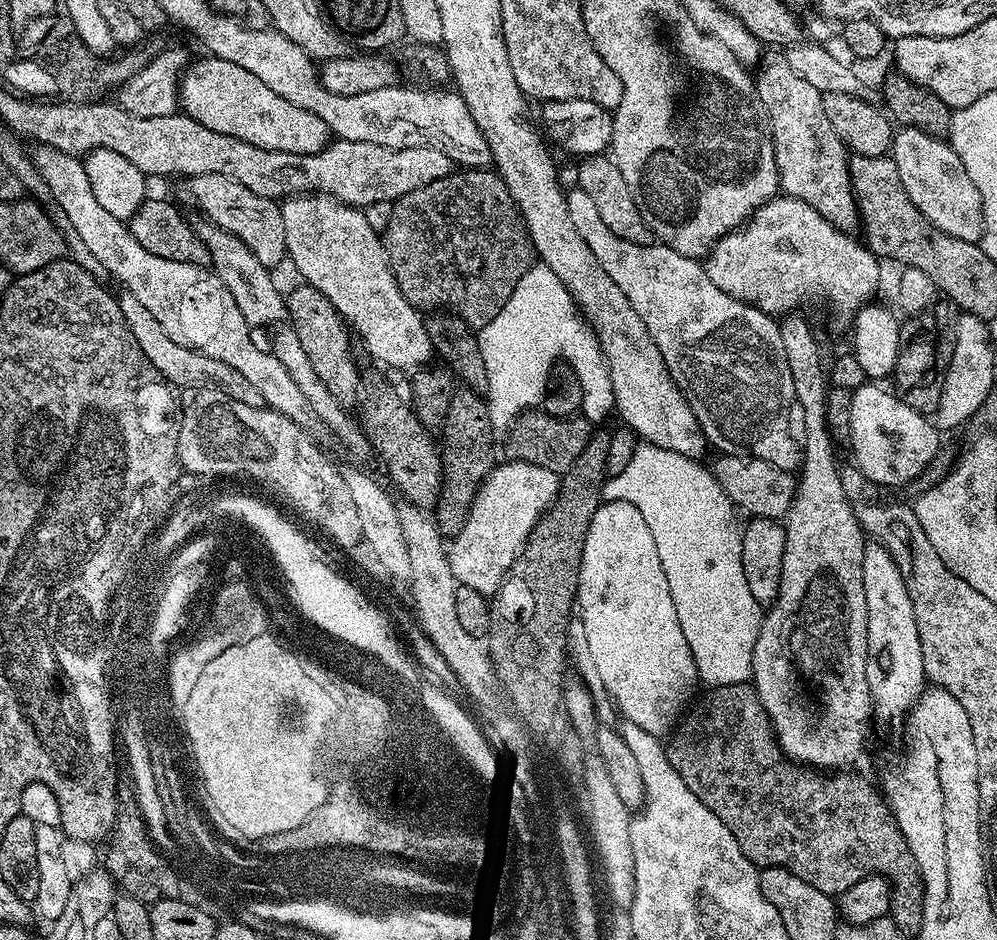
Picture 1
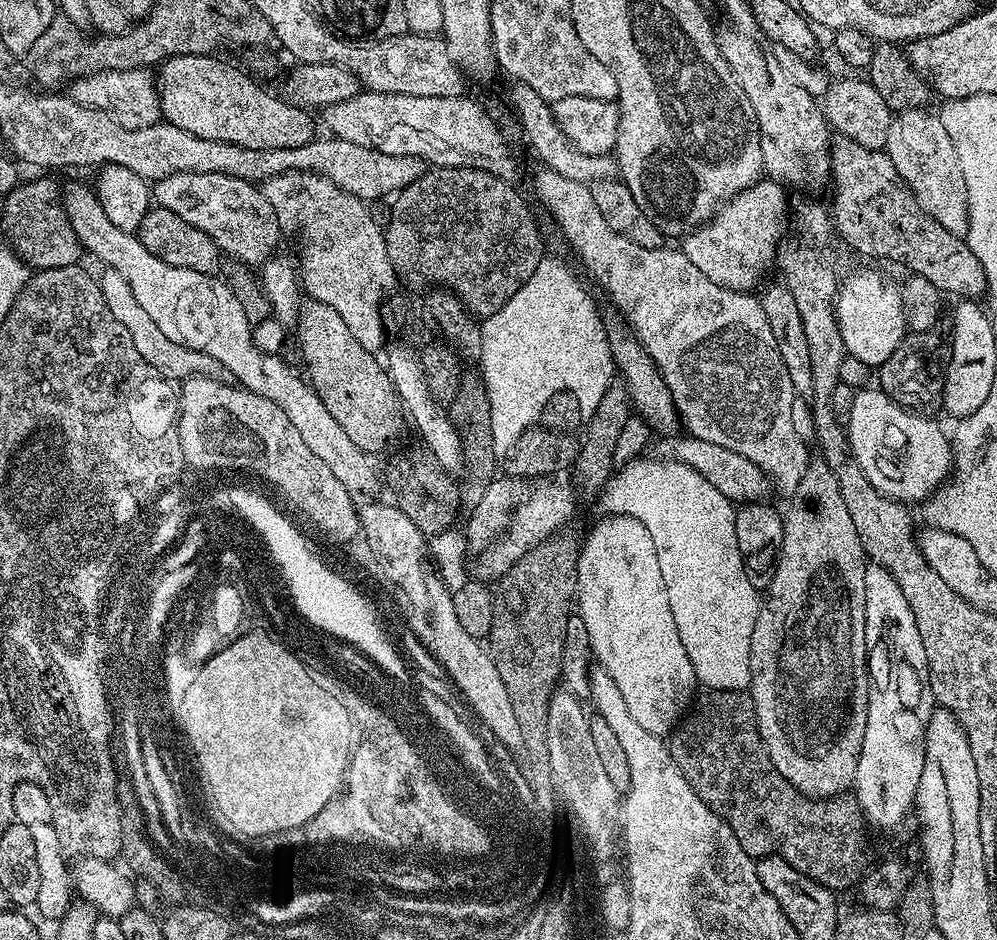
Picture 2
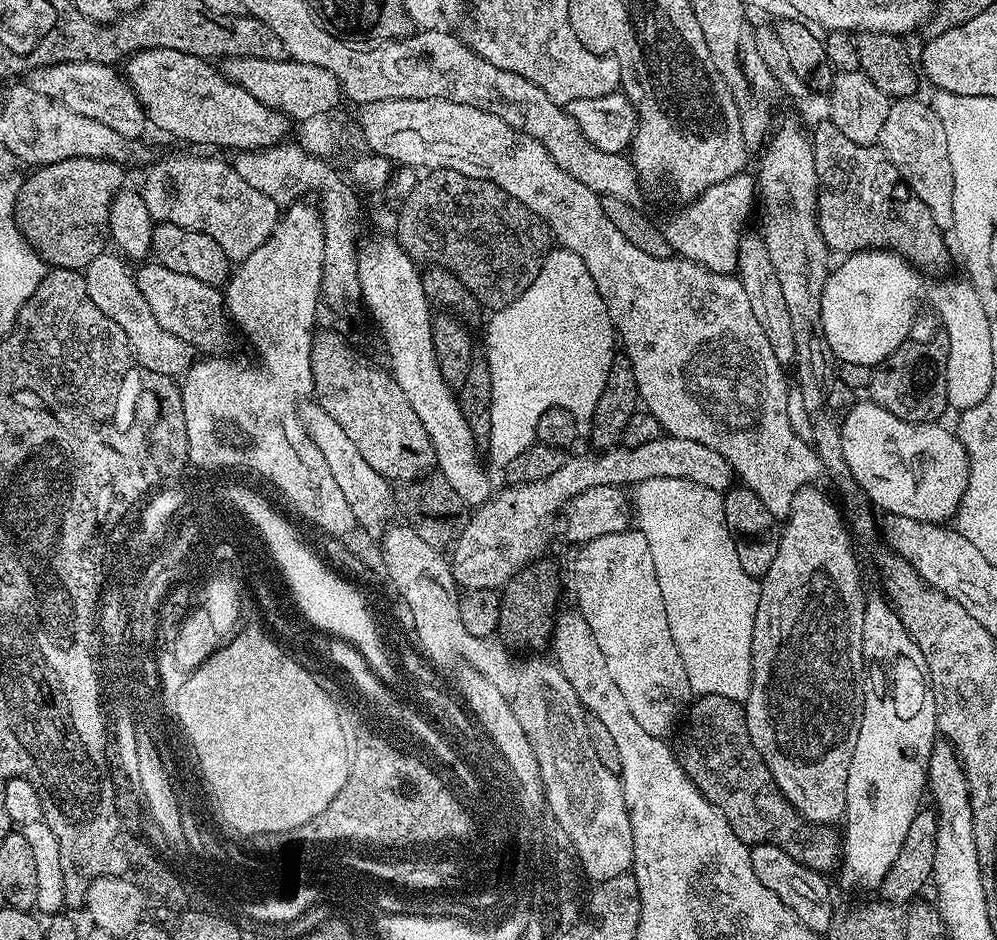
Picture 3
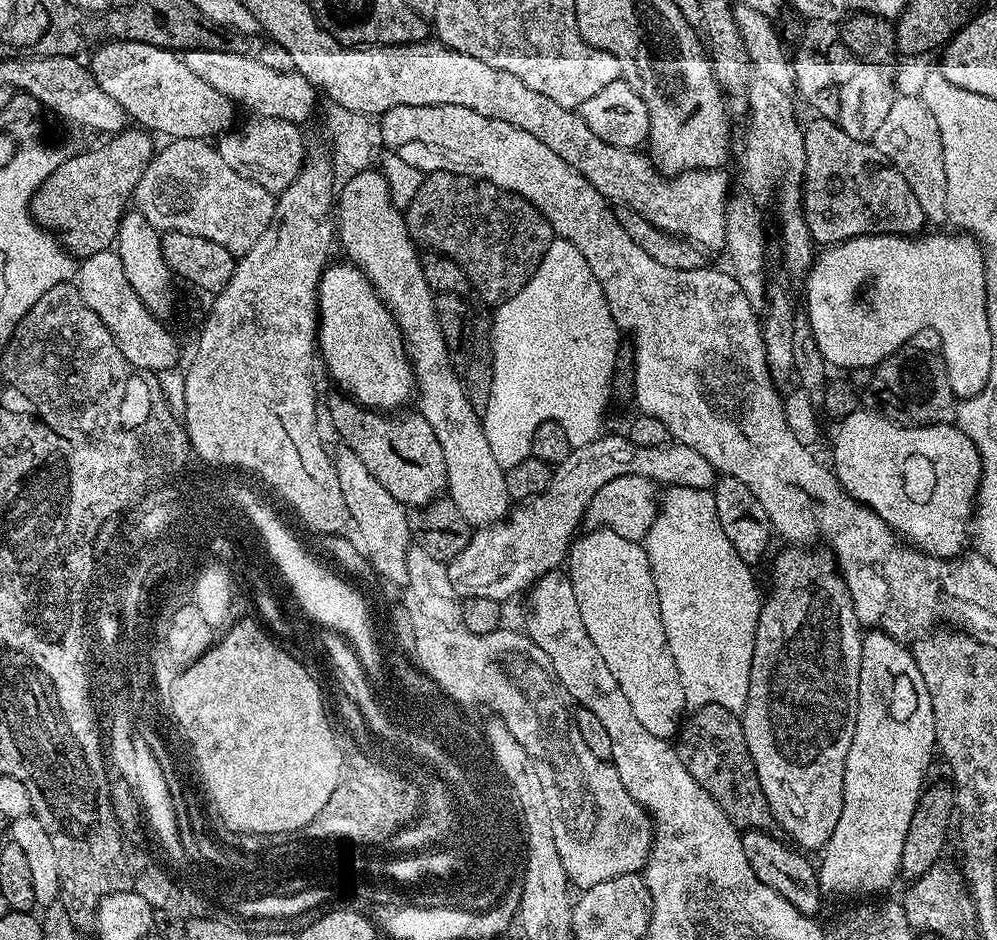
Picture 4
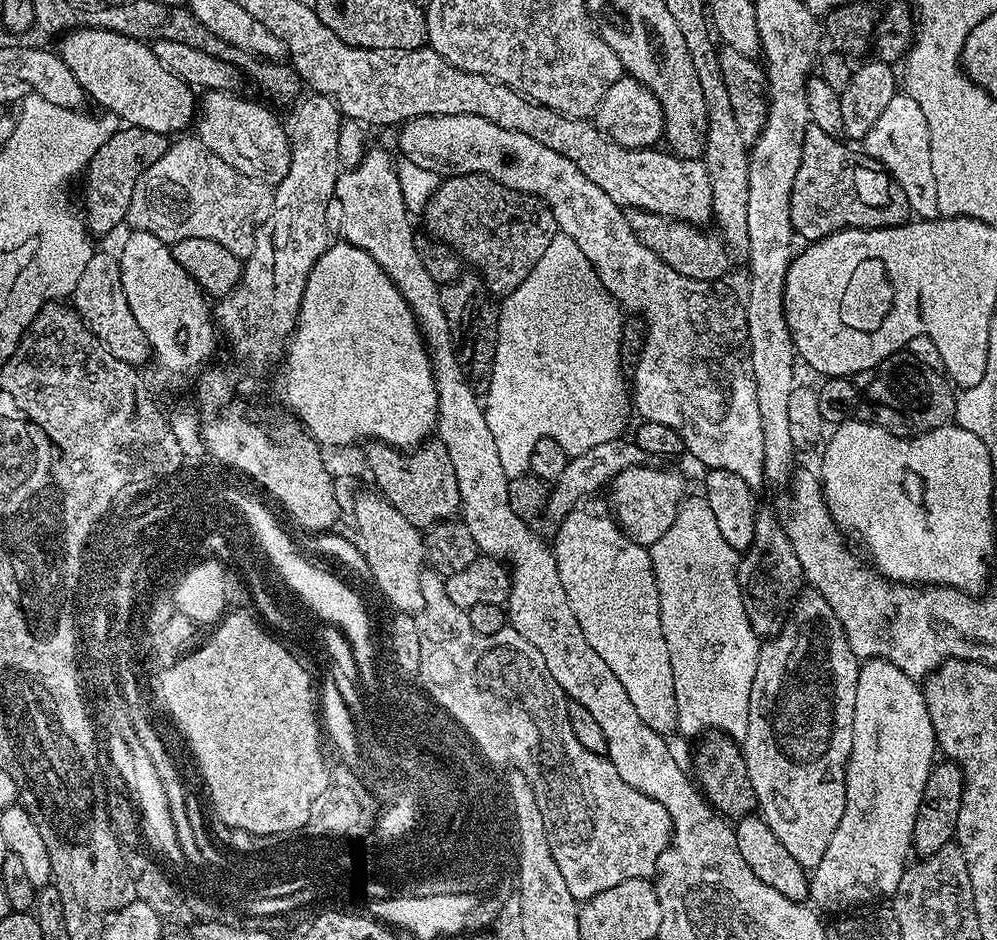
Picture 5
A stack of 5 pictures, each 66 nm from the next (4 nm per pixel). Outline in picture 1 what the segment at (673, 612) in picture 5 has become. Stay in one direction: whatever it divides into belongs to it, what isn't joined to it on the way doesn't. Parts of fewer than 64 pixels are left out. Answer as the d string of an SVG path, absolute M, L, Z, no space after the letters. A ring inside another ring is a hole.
M641 443L636 449L636 458L631 460L622 470L622 474L608 476L601 490L601 501L621 500L638 506L642 518L646 518L646 526L650 526L650 534L654 534L654 546L658 550L658 562L662 562L662 574L666 574L666 582L670 582L670 598L674 598L674 610L678 610L678 622L682 626L682 634L686 634L686 642L690 646L690 654L694 658L696 675L705 685L717 688L731 684L747 684L752 678L752 659L754 658L754 642L758 642L758 630L764 621L762 606L750 594L750 586L746 582L746 574L742 570L742 524L736 521L738 509L732 500L722 490L722 486L714 478L707 467L703 468L700 460L691 460L682 454L674 454L674 450L662 450L653 444Z

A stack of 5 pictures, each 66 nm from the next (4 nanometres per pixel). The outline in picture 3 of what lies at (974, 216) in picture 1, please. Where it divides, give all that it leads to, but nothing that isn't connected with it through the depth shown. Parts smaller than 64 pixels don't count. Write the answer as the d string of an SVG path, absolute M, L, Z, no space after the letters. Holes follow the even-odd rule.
M900 98L889 103L878 147L886 153L890 162L894 162L898 174L902 174L913 194L922 198L922 203L926 206L926 210L930 210L936 225L941 230L951 229L954 222L954 170L950 166L950 154L946 150L946 130L942 130L942 122L931 103L924 101L923 104L920 98Z

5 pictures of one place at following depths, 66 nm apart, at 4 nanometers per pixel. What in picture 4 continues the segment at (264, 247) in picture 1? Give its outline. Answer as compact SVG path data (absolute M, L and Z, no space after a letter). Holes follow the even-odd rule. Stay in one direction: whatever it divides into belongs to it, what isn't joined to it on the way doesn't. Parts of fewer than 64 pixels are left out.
M182 138L169 139L164 149L157 151L146 166L142 178L134 193L135 211L141 212L161 234L181 232L182 234L198 234L198 238L210 238L210 242L218 242L218 246L226 246L233 254L242 254L262 238L262 230L270 226L270 218L274 218L277 197L267 192L258 182L250 182L250 178L242 178L235 170L226 166L219 147L208 140Z

